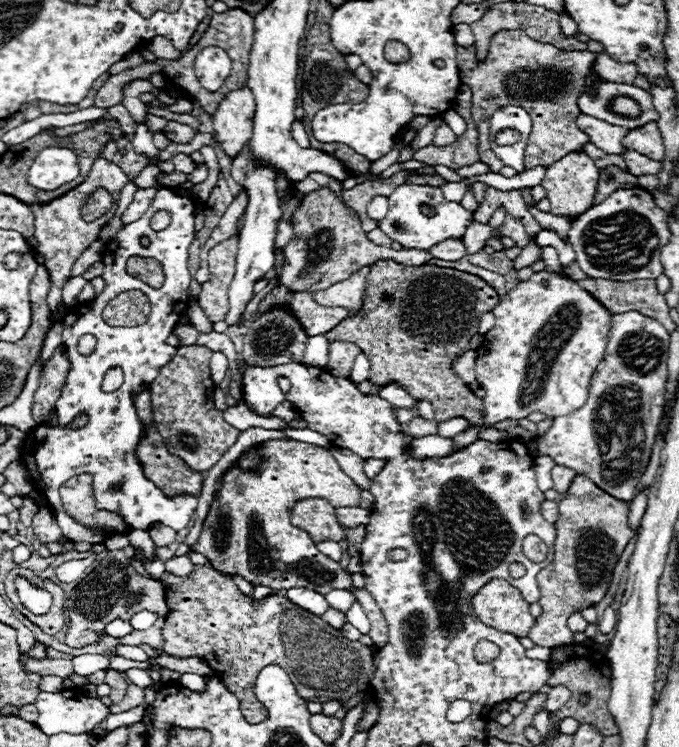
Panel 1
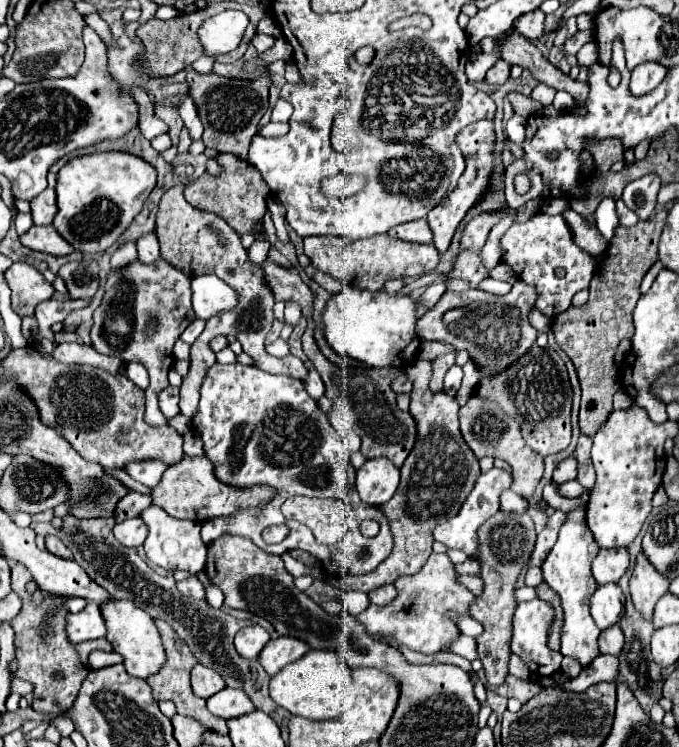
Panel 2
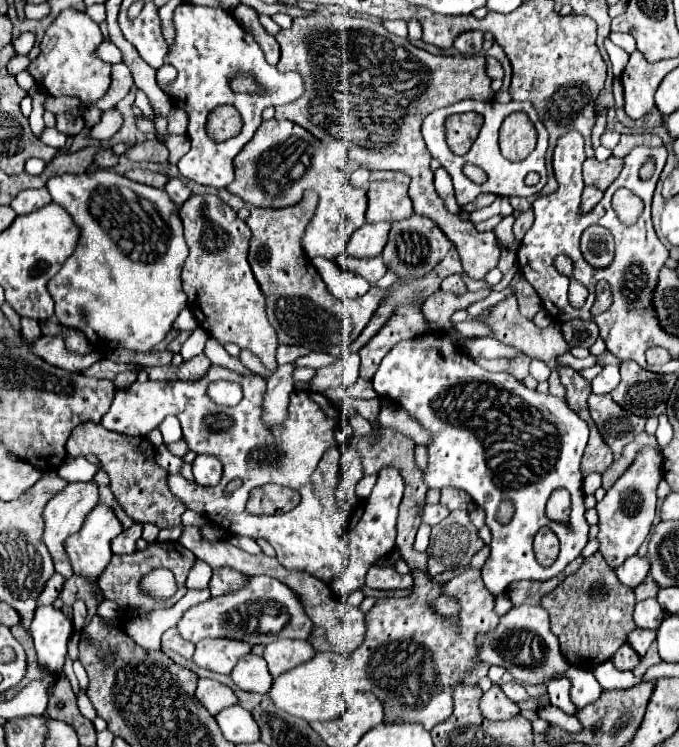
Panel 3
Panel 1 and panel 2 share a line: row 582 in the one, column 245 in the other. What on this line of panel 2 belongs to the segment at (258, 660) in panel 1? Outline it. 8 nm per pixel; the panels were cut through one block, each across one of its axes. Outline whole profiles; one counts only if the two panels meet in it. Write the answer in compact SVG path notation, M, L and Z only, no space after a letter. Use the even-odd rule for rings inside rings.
M218 154L216 162L222 166L222 172L218 176L204 172L200 178L188 182L184 190L186 200L198 210L218 214L240 236L248 232L252 232L256 238L262 236L260 222L262 222L262 216L266 214L266 196L270 194L270 188L266 186L262 174L258 174L258 170L252 164L242 162L240 158L234 158L232 154Z

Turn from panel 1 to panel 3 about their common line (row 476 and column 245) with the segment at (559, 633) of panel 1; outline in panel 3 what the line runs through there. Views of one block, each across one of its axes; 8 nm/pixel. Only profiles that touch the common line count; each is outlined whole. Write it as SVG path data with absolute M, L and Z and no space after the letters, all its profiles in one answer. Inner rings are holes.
M218 568L214 570L210 580L210 592L212 596L230 594L230 590L240 590L242 586L246 586L246 582L248 582L246 574L238 574L238 570L232 568Z

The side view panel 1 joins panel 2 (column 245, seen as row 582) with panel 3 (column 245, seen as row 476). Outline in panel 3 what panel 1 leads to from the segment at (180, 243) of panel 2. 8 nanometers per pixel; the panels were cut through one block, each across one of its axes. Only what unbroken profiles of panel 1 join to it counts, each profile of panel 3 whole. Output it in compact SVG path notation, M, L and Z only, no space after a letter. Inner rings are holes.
M192 194L180 206L180 218L184 222L184 236L190 248L182 270L182 286L188 296L188 310L212 338L222 346L234 342L240 348L256 354L262 364L276 370L276 332L266 318L266 304L258 282L248 264L250 228L238 214L212 194Z

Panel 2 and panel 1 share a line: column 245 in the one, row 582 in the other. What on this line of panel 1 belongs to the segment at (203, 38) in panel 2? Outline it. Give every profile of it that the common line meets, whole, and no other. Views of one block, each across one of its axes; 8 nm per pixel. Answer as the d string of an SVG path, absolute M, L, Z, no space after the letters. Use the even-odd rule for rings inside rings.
M18 576L14 580L14 586L18 590L18 598L22 602L24 608L28 608L34 614L46 614L52 608L52 596L48 590L36 588L34 584L30 584L24 576Z

